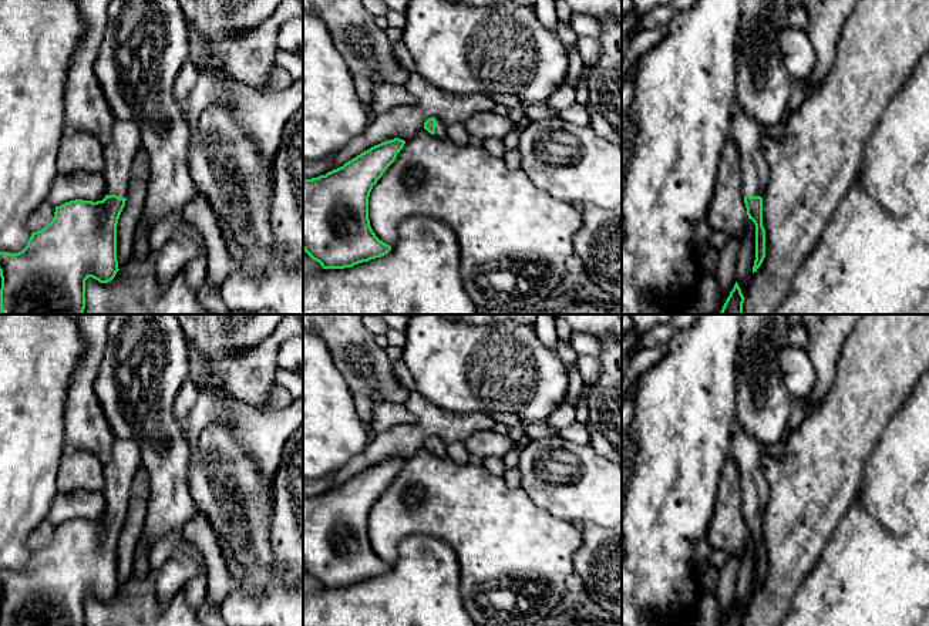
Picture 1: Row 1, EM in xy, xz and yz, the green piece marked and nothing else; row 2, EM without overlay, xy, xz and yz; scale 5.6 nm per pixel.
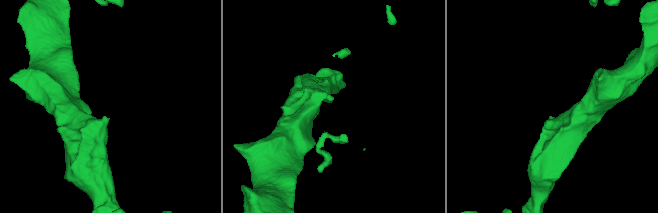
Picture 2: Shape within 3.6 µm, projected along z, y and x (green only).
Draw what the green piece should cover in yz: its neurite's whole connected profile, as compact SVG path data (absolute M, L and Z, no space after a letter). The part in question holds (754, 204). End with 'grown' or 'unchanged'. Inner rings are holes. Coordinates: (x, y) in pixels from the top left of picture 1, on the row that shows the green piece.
M737 107L731 114L731 137L734 138L738 149L747 215L755 225L754 273L765 258L763 195L768 182L768 164L760 145L761 127Z | grown

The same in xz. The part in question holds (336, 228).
M400 138L384 141L326 175L303 179L303 250L323 269L353 267L391 250L370 226L368 196L404 144Z | unchanged

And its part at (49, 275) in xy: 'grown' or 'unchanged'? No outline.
grown

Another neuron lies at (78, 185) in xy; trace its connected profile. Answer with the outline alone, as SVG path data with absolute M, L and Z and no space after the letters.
M73 172L70 175L57 174L47 193L46 202L60 206L65 202L101 201L105 196L105 178L102 174Z

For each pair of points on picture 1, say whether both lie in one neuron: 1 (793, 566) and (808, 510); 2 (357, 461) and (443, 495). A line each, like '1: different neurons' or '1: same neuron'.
1: same neuron
2: different neurons

